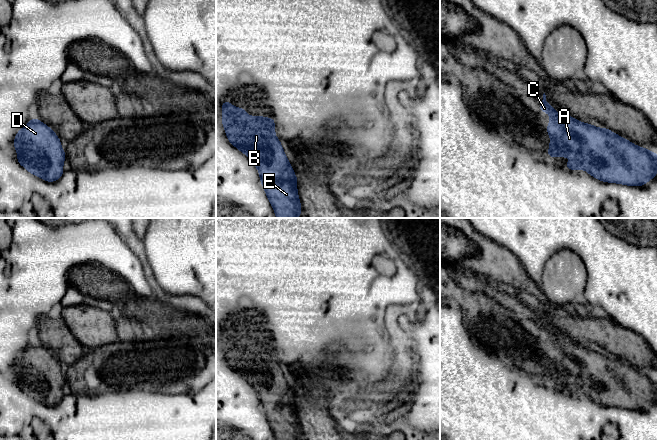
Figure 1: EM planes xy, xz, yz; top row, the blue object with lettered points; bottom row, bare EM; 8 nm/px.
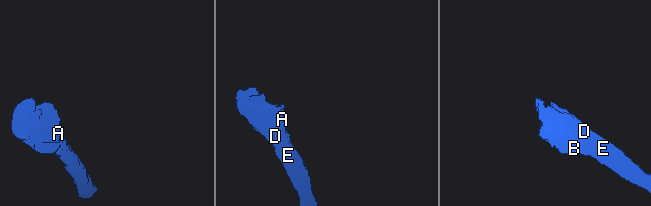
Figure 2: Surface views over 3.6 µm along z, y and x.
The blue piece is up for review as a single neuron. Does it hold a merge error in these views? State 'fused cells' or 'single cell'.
single cell

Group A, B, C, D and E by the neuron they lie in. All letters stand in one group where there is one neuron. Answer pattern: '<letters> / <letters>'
A B C D E

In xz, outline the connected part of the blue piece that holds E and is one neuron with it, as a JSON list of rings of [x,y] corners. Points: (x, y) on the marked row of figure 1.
[[[228,100],[222,103],[222,125],[227,139],[239,151],[248,156],[258,169],[264,187],[277,218],[298,218],[302,213],[297,192],[297,177],[286,157],[280,139],[275,136],[274,117],[247,116],[246,108],[235,108]]]

